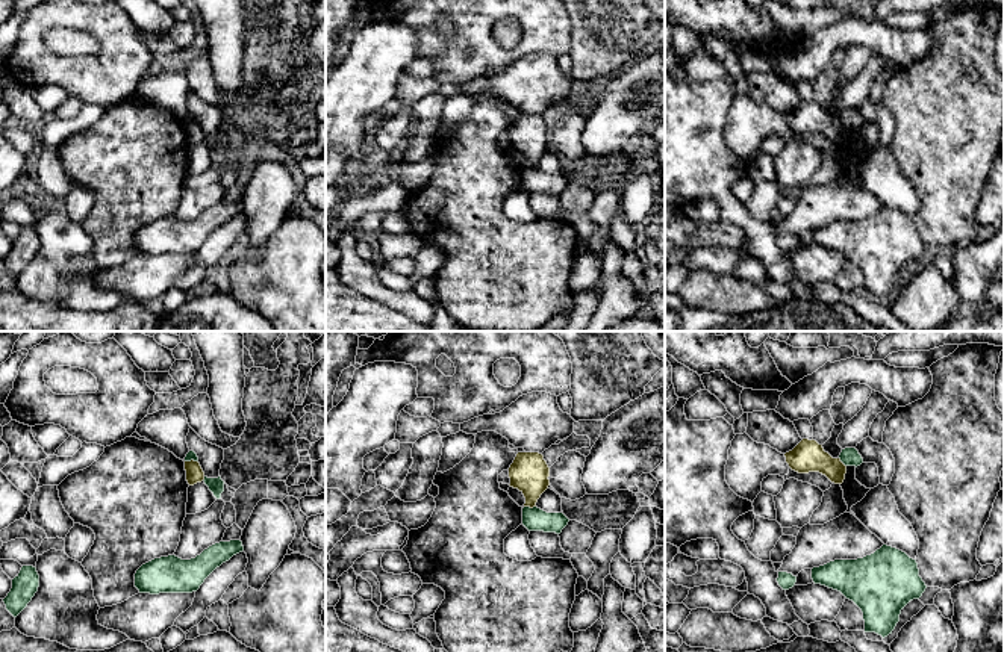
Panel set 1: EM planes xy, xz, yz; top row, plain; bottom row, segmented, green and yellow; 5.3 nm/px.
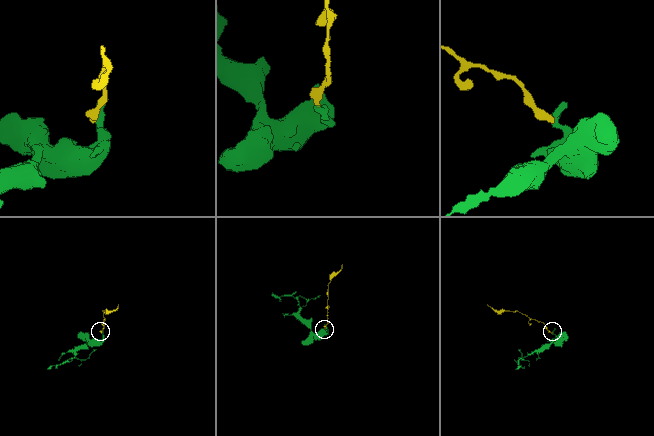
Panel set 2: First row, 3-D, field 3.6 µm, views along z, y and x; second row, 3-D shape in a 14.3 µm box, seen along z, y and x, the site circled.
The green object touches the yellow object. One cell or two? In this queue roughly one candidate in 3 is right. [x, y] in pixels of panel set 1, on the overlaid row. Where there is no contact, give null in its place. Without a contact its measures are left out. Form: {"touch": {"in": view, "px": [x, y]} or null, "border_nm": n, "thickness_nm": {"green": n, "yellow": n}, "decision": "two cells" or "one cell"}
{"touch": {"in": "xz", "px": [529, 507]}, "border_nm": 60, "thickness_nm": {"green": 130, "yellow": 200}, "decision": "two cells"}

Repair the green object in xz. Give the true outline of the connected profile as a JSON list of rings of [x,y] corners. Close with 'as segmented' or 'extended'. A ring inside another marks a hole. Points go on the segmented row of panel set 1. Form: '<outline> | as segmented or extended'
[[[538,507],[522,508],[522,525],[529,531],[544,531],[560,534],[569,519],[563,513],[547,513]]] | as segmented

